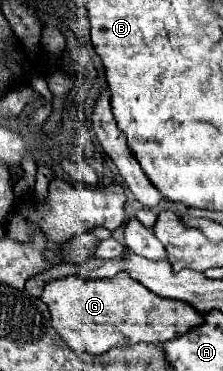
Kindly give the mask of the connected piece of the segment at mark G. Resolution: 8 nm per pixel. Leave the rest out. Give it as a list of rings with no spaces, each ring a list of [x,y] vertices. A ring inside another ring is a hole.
[[[126,272],[114,278],[86,280],[66,276],[44,286],[42,302],[48,304],[52,326],[60,338],[74,350],[104,354],[114,346],[132,346],[138,342],[168,342],[202,324],[202,316],[184,302],[158,298]]]

